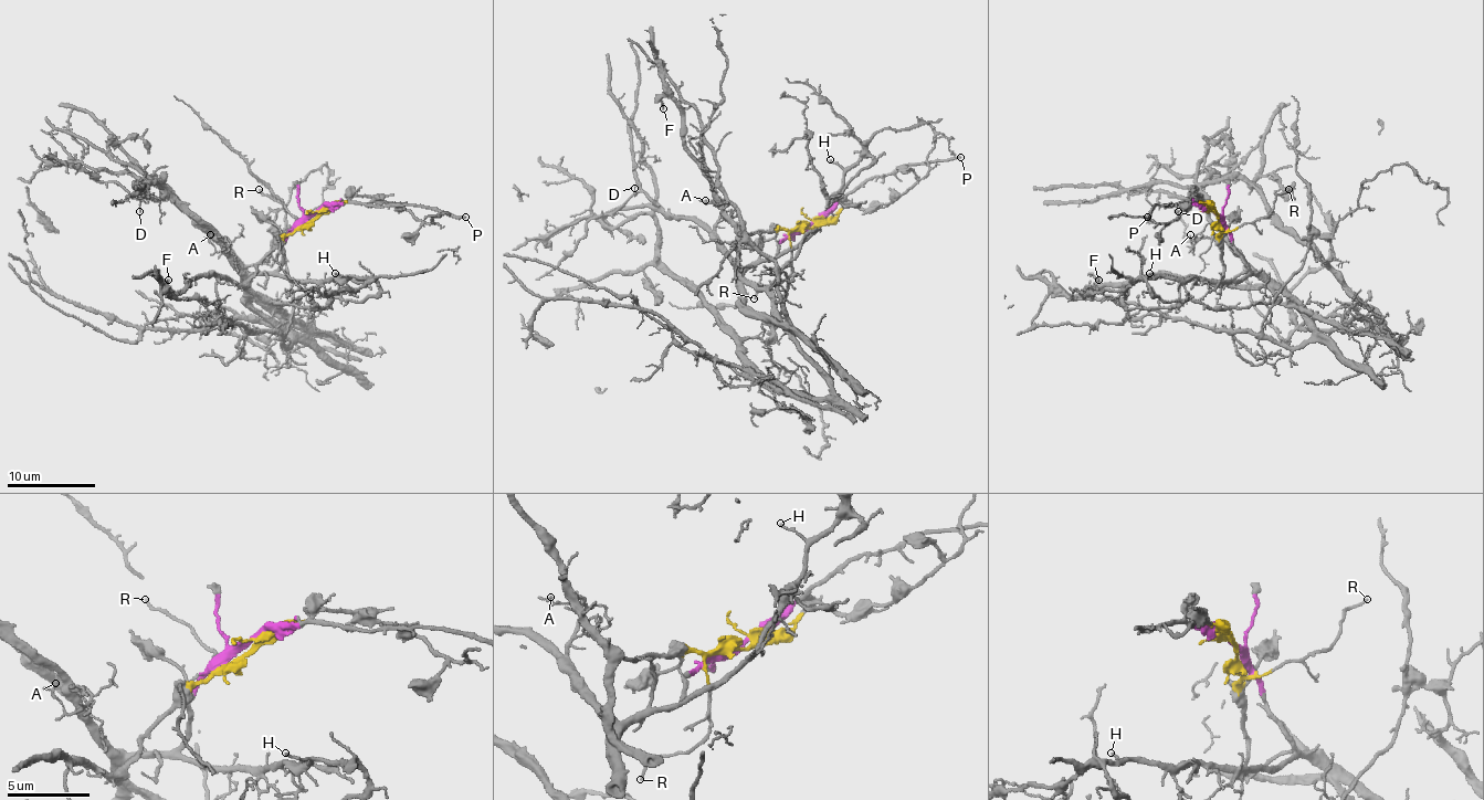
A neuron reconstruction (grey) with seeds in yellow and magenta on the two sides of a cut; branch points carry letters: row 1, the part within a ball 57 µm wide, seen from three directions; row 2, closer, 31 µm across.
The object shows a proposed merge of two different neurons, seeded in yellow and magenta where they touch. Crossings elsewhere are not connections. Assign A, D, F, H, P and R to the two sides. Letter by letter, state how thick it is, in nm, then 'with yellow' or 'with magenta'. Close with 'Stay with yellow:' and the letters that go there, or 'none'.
A: calibre 150 nm; with magenta
D: calibre 110 nm; with magenta
F: calibre 100 nm; with yellow
H: calibre 130 nm; with magenta
P: calibre 240 nm; with magenta
R: calibre 130 nm; with yellow
Stay with yellow: F, R

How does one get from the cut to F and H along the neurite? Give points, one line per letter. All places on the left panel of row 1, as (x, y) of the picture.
F: (315, 217), (291, 232), (244, 283), (196, 276), (176, 292), (167, 287), (169, 279)
H: (313, 217), (288, 234), (277, 272), (322, 281), (348, 276), (335, 272)

